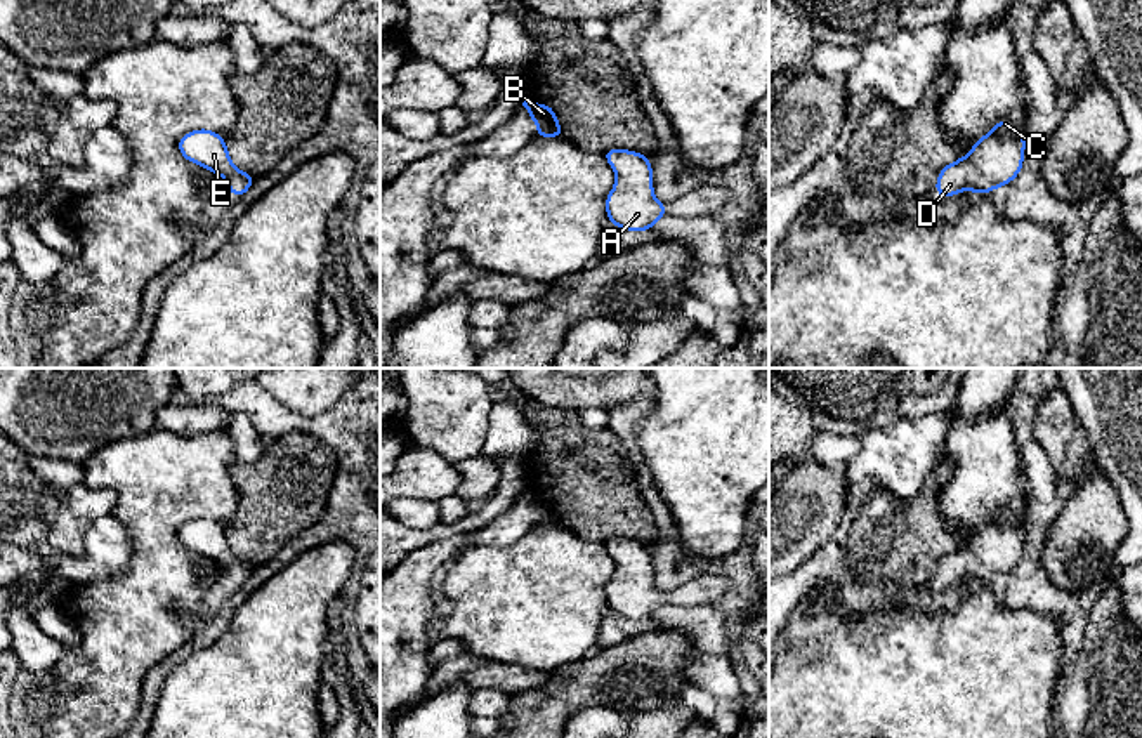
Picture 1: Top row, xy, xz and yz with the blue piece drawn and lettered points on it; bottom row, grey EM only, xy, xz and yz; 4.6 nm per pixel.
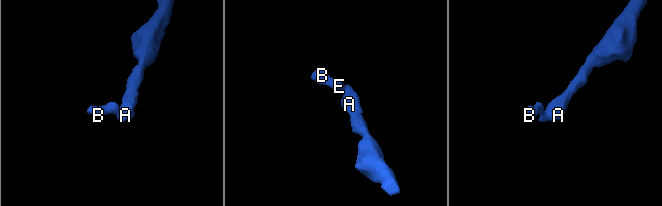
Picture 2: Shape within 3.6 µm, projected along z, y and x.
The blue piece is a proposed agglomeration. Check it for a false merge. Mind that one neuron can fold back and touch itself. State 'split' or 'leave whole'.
leave whole

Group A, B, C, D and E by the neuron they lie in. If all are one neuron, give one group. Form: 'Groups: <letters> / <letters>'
Groups: A B C D E

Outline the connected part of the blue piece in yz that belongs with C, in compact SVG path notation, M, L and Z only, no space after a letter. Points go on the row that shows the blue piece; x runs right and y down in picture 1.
M1008 118L1000 120L965 158L942 167L934 191L942 198L963 189L984 194L1012 182L1022 168L1026 139L1024 128L1007 135L1010 128Z

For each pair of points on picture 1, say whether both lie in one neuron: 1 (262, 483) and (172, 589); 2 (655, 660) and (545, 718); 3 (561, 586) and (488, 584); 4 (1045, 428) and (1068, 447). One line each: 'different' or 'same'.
1: different
2: same
3: same
4: same

